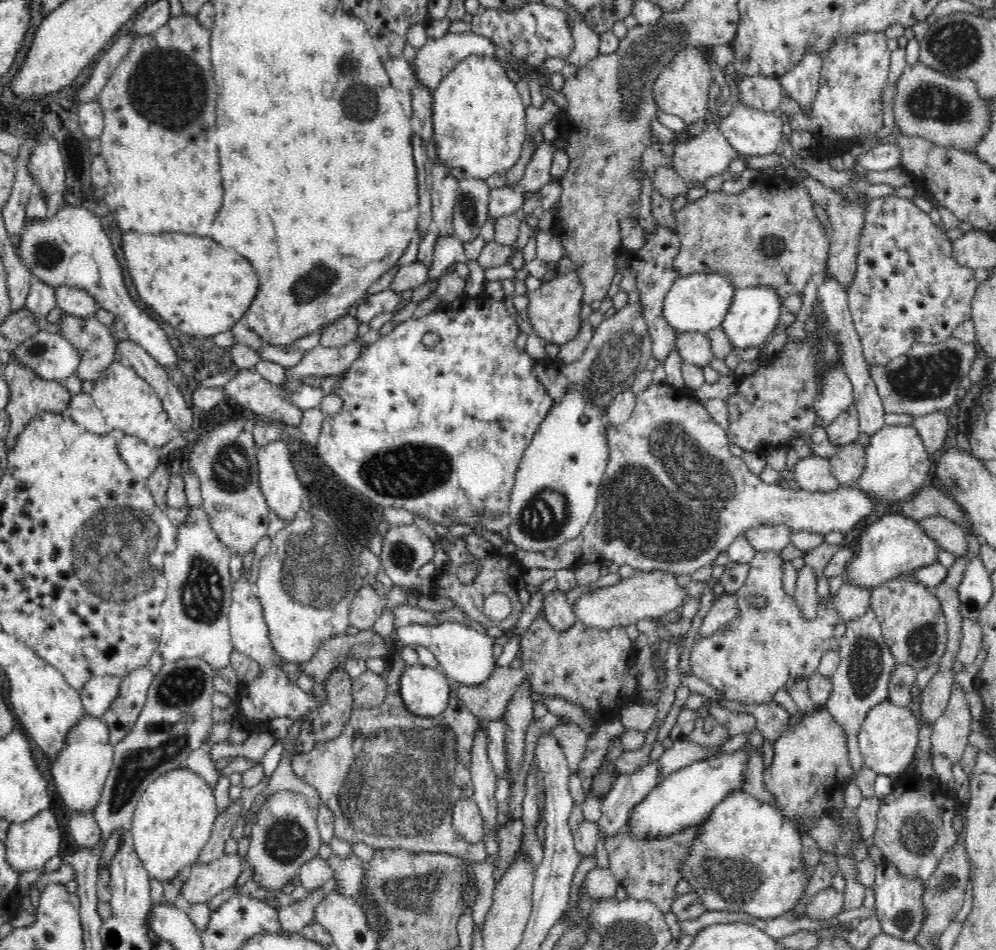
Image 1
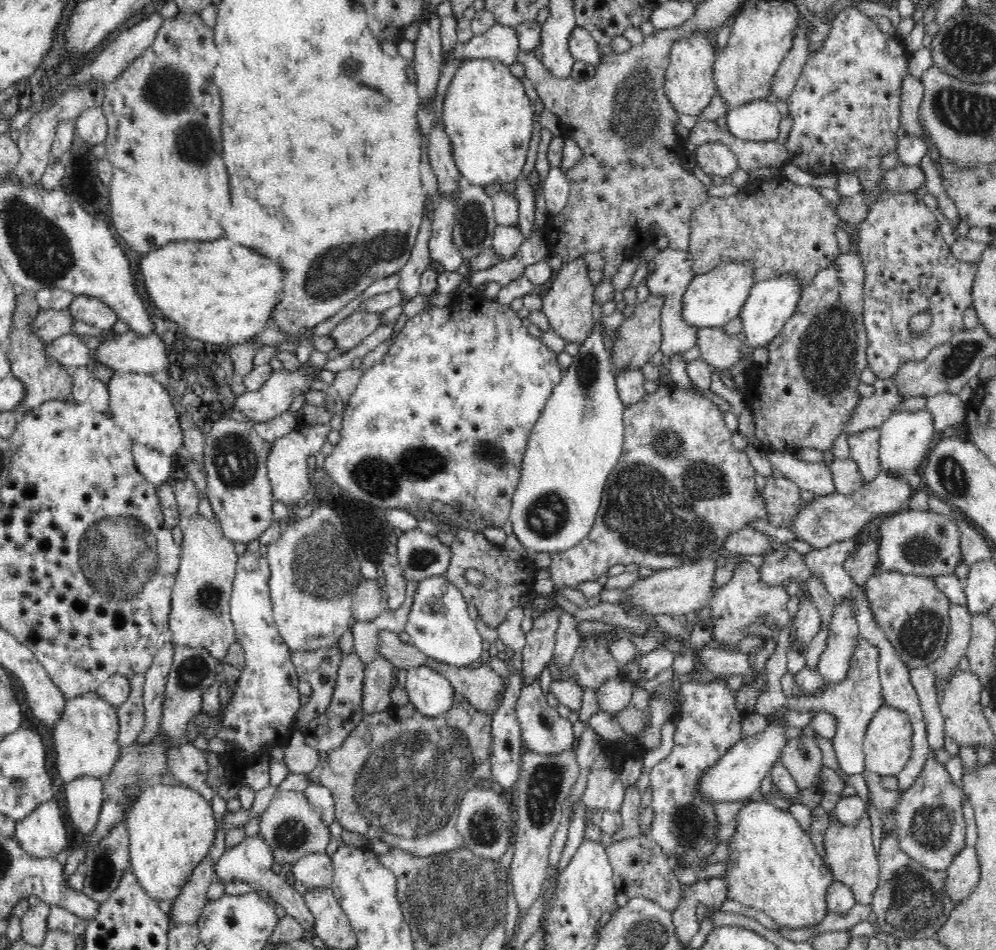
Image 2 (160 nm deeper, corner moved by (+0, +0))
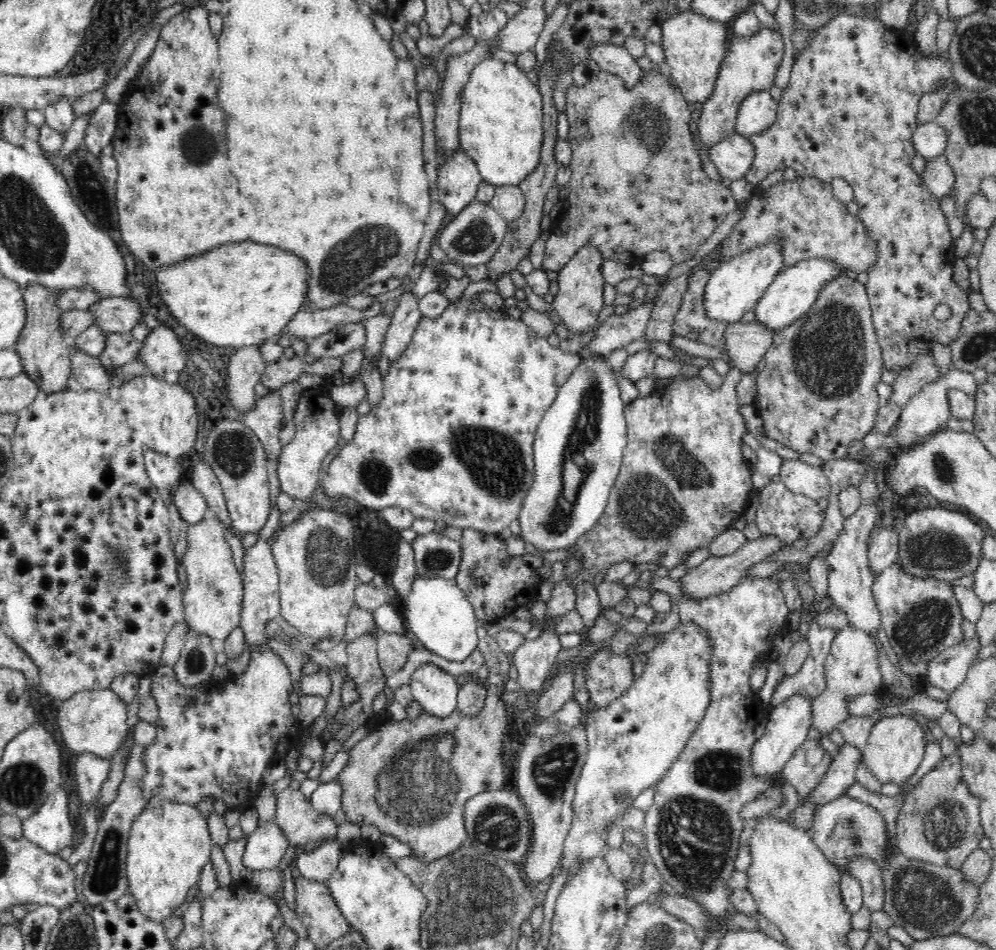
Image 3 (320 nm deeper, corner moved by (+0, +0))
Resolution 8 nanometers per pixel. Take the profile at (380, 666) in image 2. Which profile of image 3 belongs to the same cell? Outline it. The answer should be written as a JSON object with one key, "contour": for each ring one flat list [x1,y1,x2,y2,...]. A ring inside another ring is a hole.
{"contour":[[380,632,376,640,376,652,384,676,392,676,404,668,414,650,412,644,406,634]]}

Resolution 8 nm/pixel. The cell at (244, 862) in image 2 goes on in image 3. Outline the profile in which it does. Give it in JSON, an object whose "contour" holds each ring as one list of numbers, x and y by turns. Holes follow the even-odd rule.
{"contour":[[273,820,259,824,245,838,243,865,252,872,276,868,288,850,286,838]]}

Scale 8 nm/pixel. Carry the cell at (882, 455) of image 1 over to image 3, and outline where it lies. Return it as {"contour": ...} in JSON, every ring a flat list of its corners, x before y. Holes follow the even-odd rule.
{"contour":[[950,370,941,379,926,383,926,386,923,386,918,394,910,398,908,404,899,413,900,422,896,424,896,430,894,430,898,446,904,450,920,446,926,438,946,427,949,420,946,402,948,388,956,388,966,394,974,395,977,384,972,374,960,370]]}

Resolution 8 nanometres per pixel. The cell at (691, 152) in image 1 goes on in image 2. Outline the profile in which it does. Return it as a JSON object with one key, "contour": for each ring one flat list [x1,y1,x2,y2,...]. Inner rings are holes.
{"contour":[[717,141,698,145,694,150,696,168,713,177,730,177,739,164,736,155,726,144]]}

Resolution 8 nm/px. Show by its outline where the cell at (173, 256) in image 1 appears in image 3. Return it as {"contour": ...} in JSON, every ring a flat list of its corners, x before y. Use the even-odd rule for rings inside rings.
{"contour":[[254,242,226,244,208,254,194,256,186,262,180,262,178,266,156,272,156,278,164,304,186,329,214,346,228,346,235,350,273,340,280,332,284,332,303,304,306,293,306,272,302,272,302,264,298,264,294,256,286,256,286,252,278,252,278,248]]}

